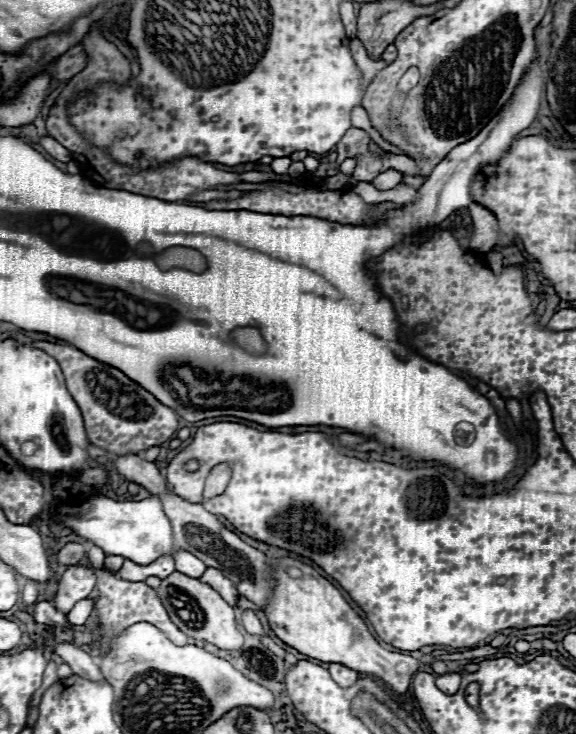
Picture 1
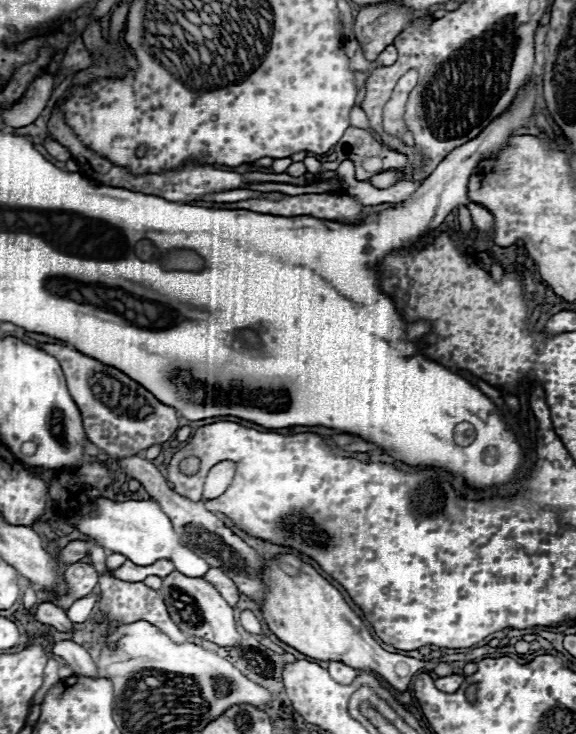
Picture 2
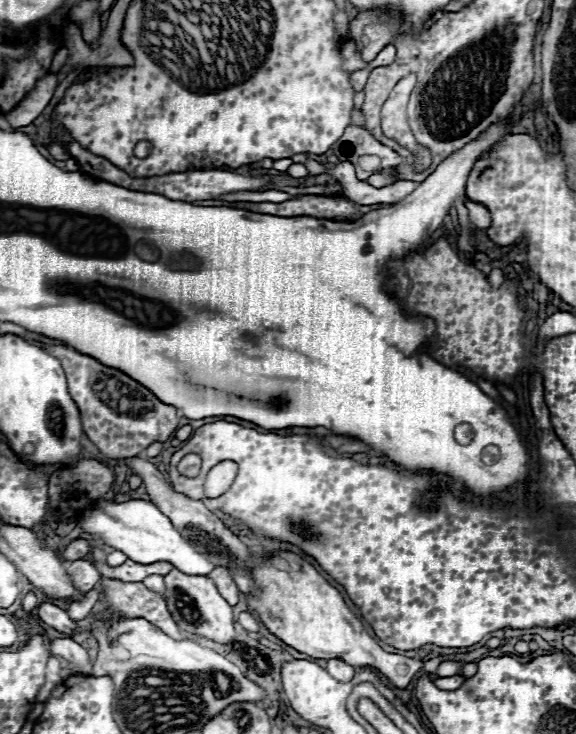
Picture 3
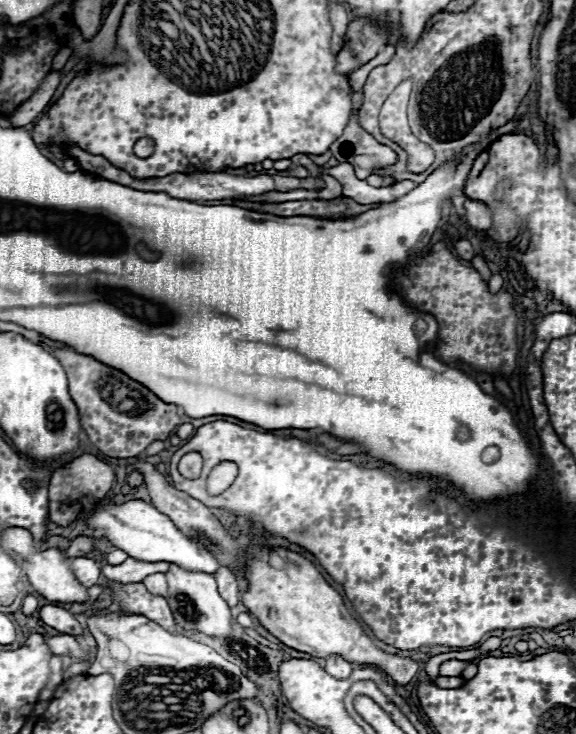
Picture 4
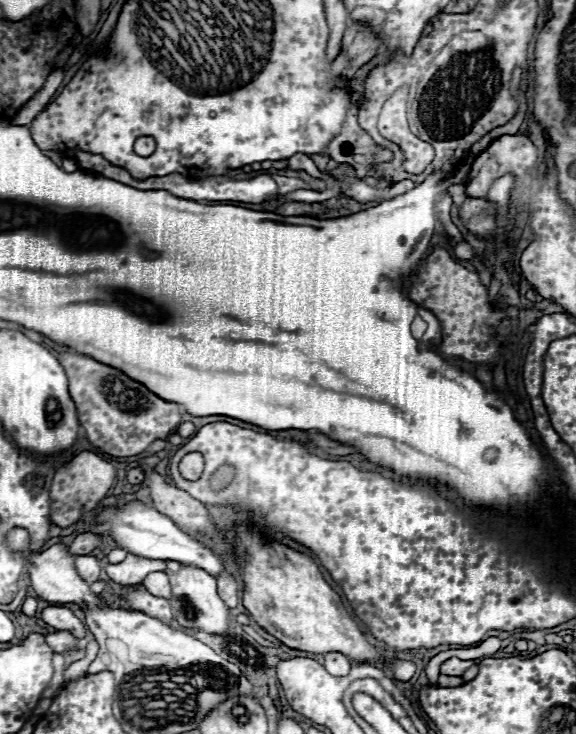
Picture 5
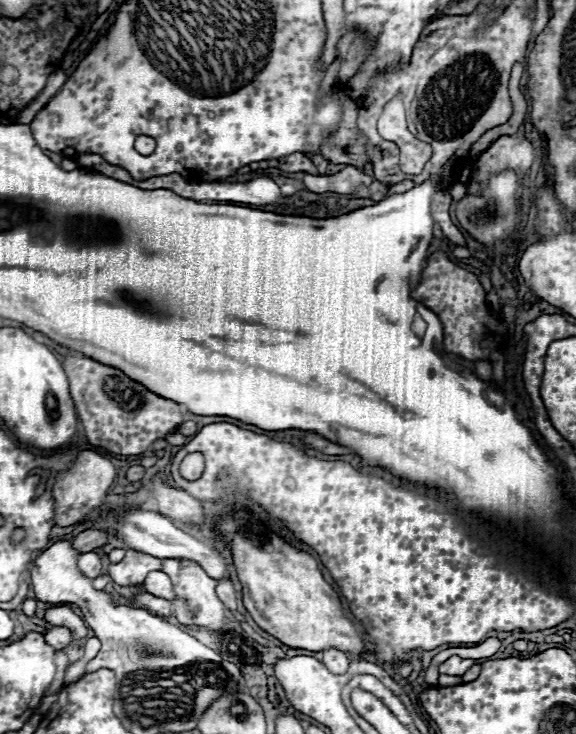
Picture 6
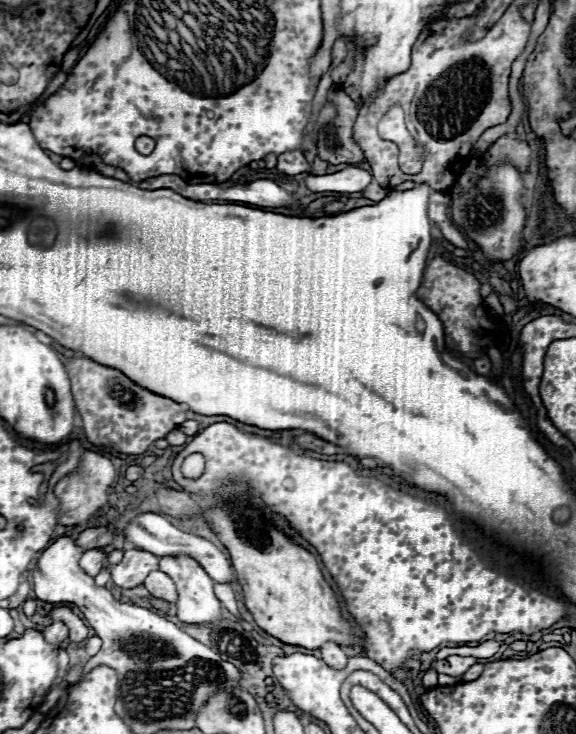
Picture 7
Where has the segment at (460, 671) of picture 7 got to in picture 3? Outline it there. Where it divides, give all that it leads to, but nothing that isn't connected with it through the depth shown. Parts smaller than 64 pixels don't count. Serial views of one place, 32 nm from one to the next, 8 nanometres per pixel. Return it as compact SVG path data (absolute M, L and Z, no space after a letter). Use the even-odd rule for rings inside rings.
M450 660L450 662L442 662L440 666L438 666L438 676L456 676L456 674L460 674L460 670L462 670L462 662L456 662L456 660Z

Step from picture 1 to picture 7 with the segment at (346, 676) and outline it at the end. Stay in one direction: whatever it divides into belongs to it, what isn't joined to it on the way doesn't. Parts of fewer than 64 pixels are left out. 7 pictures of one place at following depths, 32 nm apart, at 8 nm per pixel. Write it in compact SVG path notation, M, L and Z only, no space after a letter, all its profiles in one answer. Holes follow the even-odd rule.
M326 642L326 644L320 648L320 652L322 652L324 662L328 662L328 666L332 666L332 668L336 668L336 670L344 668L346 662L348 662L346 650L342 650L342 648L340 648L338 644L334 644L334 642Z

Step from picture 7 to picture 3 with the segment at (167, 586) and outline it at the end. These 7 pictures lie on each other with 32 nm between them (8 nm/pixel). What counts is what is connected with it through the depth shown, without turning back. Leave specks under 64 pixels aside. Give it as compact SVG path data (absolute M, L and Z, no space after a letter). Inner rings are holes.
M152 574L152 576L148 576L148 578L144 580L144 584L146 584L148 590L158 592L158 594L164 594L164 588L166 588L166 584L164 584L164 576L160 576L160 574Z

